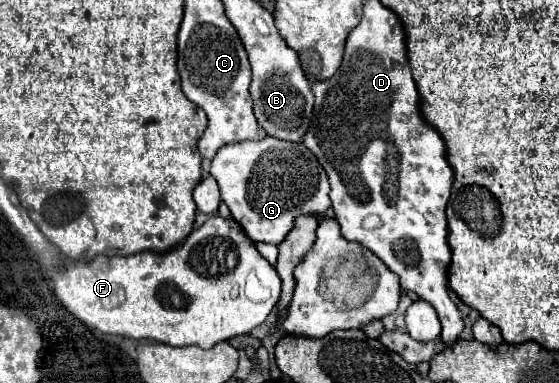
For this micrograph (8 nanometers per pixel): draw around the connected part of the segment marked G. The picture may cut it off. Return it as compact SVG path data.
M266 136L260 142L238 142L218 150L210 174L220 186L222 200L244 234L254 242L280 244L290 234L300 214L324 218L330 208L330 184L316 156L302 142Z

